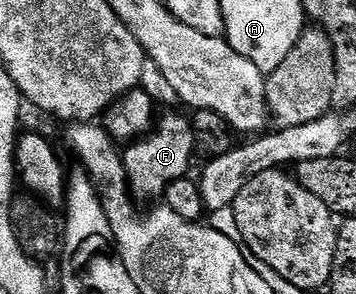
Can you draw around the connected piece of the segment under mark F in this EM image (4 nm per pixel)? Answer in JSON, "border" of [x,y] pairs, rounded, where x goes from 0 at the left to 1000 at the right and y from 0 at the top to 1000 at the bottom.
{"border":[[[466,388],[441,405],[430,442],[362,486],[343,510],[343,554],[354,561],[354,616],[379,677],[452,677],[486,616],[537,588],[534,548],[551,537],[545,432],[537,405],[511,388]]]}

